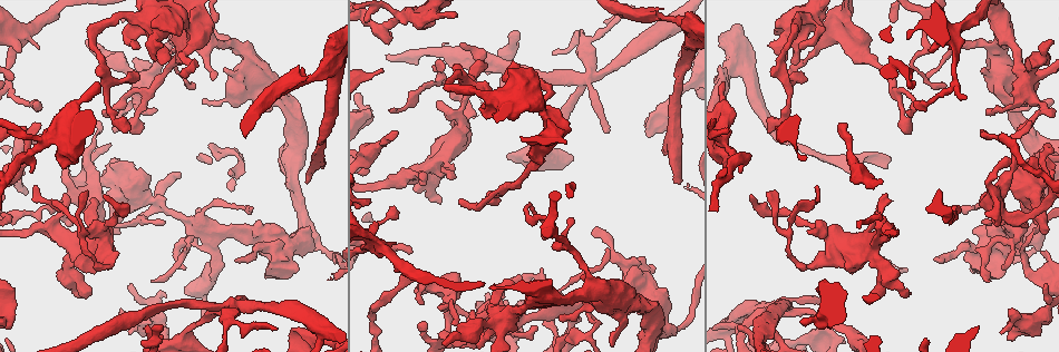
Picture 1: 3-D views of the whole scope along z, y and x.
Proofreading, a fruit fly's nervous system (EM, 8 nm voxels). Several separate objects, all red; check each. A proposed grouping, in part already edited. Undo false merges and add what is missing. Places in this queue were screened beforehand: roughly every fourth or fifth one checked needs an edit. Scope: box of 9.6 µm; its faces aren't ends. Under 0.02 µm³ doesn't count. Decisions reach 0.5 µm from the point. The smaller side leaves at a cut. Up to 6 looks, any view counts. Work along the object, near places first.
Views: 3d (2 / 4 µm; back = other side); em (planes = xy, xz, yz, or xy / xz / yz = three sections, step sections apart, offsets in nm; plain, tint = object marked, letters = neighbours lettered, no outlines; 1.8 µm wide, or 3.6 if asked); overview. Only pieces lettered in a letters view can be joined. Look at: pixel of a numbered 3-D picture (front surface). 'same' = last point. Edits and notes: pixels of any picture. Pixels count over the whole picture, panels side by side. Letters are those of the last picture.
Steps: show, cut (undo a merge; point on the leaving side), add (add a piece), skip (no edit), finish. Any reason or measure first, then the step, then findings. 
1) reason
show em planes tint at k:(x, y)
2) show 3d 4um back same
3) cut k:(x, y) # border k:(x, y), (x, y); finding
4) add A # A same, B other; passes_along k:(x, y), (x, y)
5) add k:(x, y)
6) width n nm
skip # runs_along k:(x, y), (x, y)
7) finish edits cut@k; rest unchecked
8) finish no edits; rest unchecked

three arms meet
show em xy step 4 letters at 1:(733, 57)

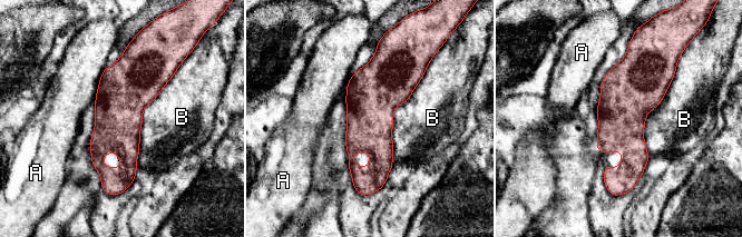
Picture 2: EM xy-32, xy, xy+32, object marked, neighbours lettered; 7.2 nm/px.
skip # A other, B other; border 2:(178, 68), (143, 110), (137, 168); continuous, no second cell

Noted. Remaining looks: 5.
free end
show em planes tint at 1:(678, 183)

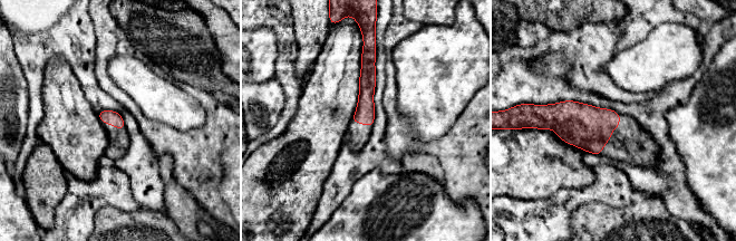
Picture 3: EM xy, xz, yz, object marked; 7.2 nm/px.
see the neighbours
show em planes letters same

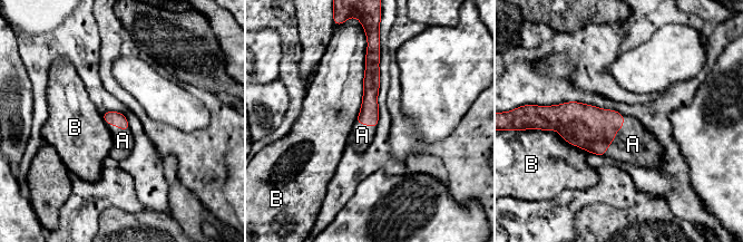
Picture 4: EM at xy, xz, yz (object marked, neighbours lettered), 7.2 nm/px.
longest_contact B 550 nm
add A # A same, B other; passes_along 4:(588, 127), (614, 136), (633, 144); the cell continues

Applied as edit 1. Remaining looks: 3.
show overview

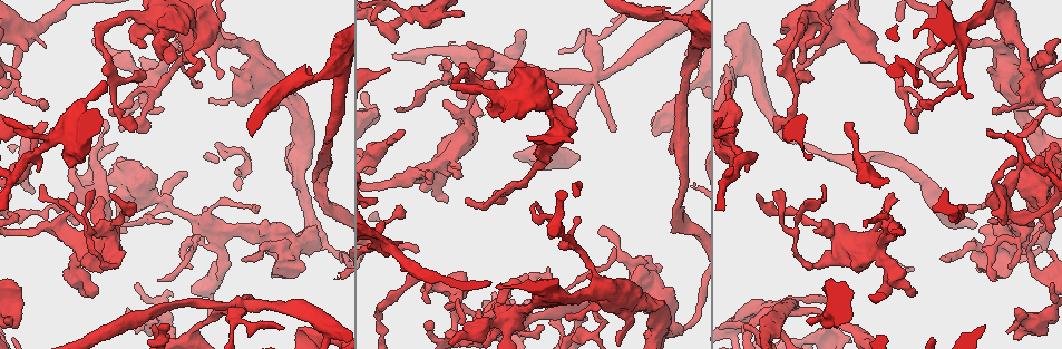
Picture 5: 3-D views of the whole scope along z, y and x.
abrupt turn
show em planes letters at 5:(238, 303)

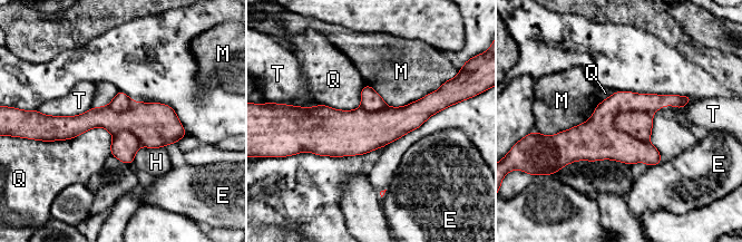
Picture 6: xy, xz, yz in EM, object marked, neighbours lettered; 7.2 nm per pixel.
cut 6:(637, 124) # E other, H other, M other, Q other, T other; border 6:(615, 115), (617, 129), (647, 142); two cells meet here

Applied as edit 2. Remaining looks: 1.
finish edits add@4, cut@6; rest unchecked

